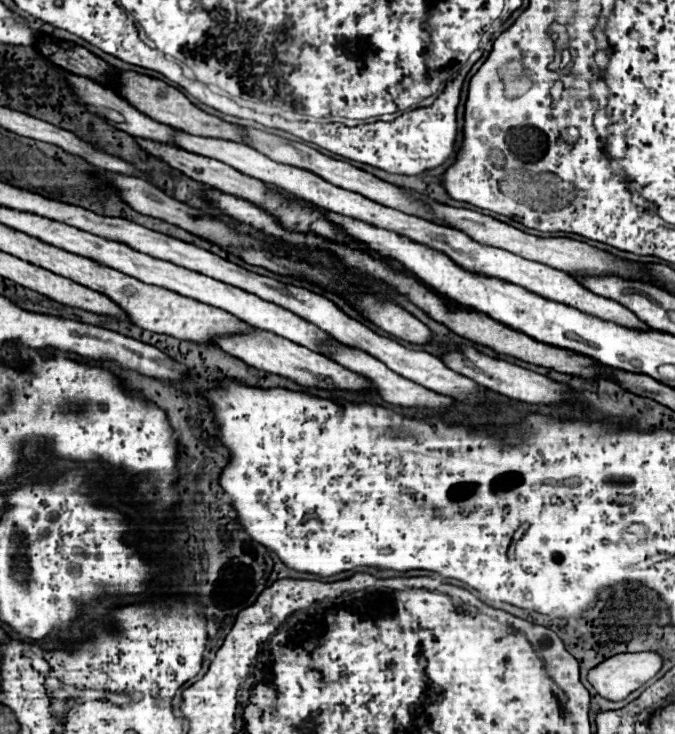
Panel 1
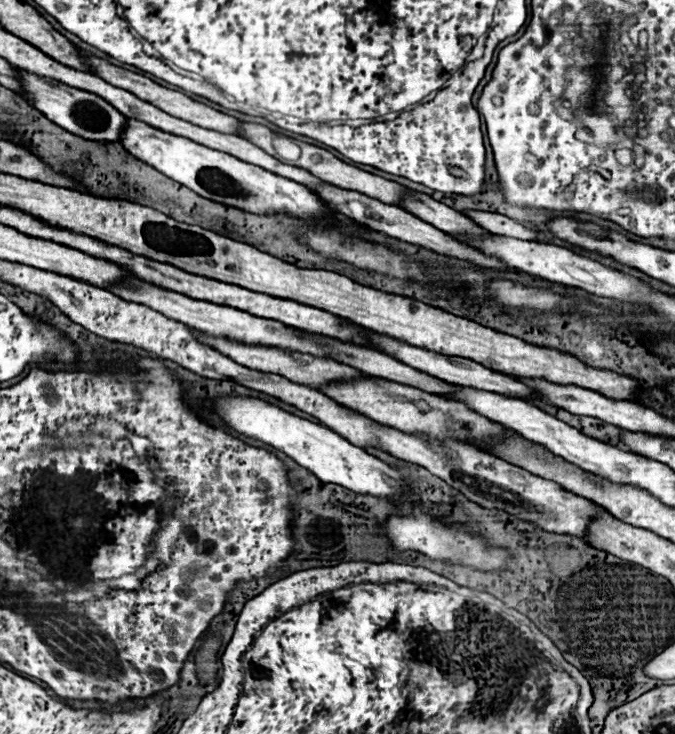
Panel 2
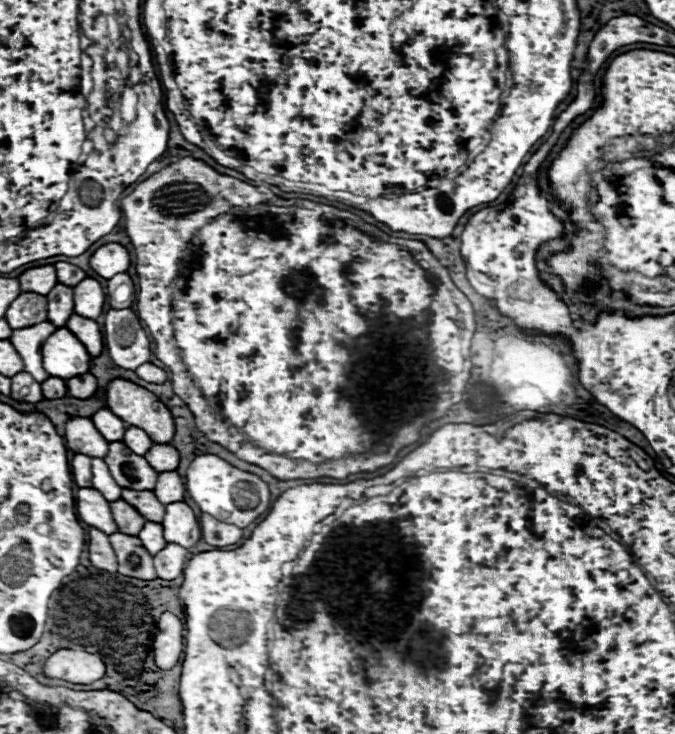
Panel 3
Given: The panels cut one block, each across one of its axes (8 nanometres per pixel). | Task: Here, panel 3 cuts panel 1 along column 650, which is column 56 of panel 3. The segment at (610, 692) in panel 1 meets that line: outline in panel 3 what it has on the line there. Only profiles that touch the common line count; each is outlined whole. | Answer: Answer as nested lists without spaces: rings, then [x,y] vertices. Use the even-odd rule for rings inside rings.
[[[64,648],[64,650],[54,652],[46,662],[46,676],[68,680],[74,684],[92,684],[92,682],[100,680],[104,674],[106,674],[106,664],[102,662],[102,658],[98,658],[96,654],[86,654],[84,650]]]

